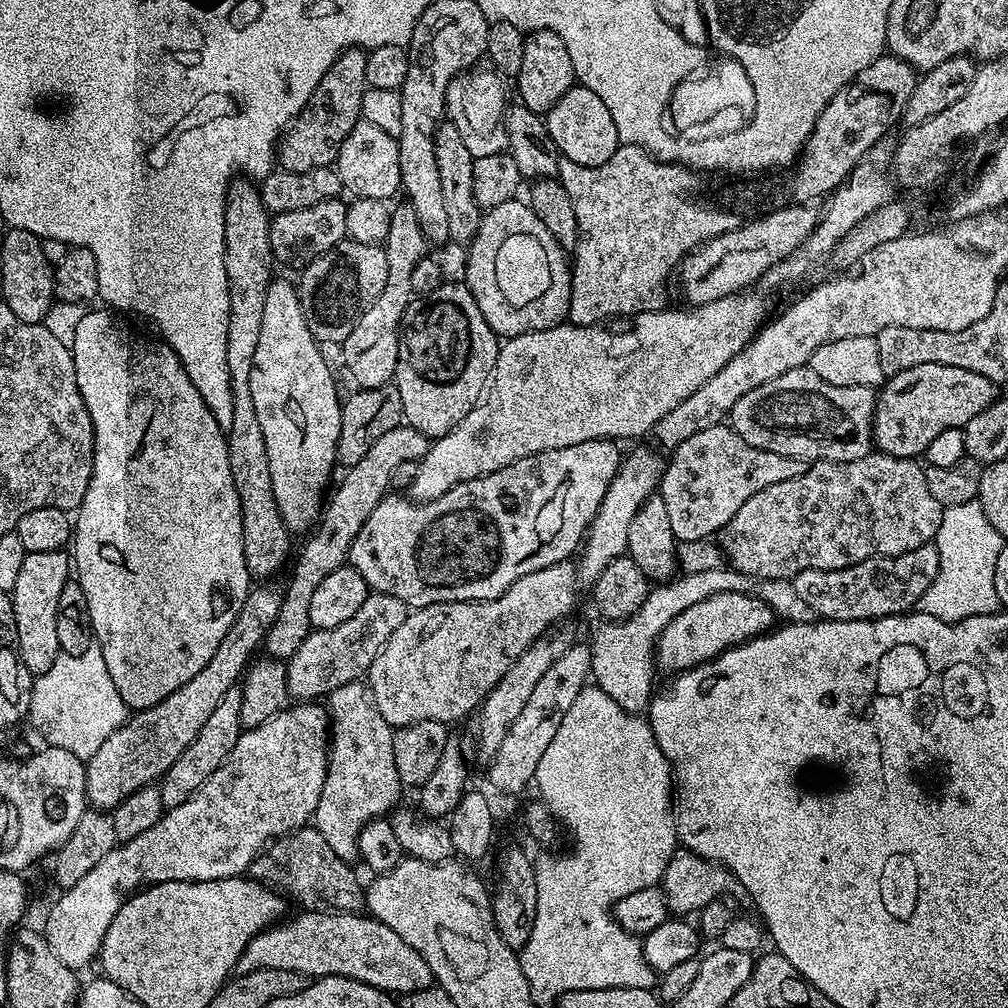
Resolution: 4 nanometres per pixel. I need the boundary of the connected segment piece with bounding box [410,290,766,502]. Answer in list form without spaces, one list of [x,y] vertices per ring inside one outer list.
[[[745,290],[735,296],[718,298],[714,302],[706,302],[689,308],[684,307],[685,309],[669,306],[662,312],[639,312],[634,318],[633,324],[636,325],[626,329],[625,332],[611,332],[608,329],[611,327],[608,326],[587,328],[565,322],[546,330],[534,330],[526,334],[507,337],[500,345],[500,353],[492,371],[492,379],[488,381],[482,403],[475,404],[470,410],[470,414],[466,414],[466,418],[462,418],[462,422],[458,422],[458,426],[454,426],[452,432],[446,433],[445,436],[437,436],[429,443],[428,452],[418,462],[418,478],[414,478],[412,483],[411,499],[417,502],[427,502],[434,498],[442,498],[442,494],[446,494],[446,490],[450,490],[462,482],[489,476],[494,474],[494,470],[502,470],[522,458],[546,450],[554,450],[562,446],[578,446],[578,442],[590,442],[591,440],[625,442],[624,440],[630,439],[631,436],[644,436],[647,432],[649,435],[663,416],[670,414],[670,410],[674,410],[674,406],[678,406],[678,402],[686,402],[686,398],[690,398],[690,394],[694,394],[694,390],[698,390],[698,386],[702,386],[702,382],[710,382],[710,378],[714,378],[736,354],[743,351],[758,335],[766,320],[764,300],[760,296],[751,296],[752,294],[751,291]]]

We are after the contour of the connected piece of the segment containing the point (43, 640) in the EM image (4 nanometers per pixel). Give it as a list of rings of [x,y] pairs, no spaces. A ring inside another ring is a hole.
[[[61,550],[58,552],[27,553],[18,578],[14,581],[10,595],[14,610],[14,626],[16,627],[16,653],[20,655],[20,665],[33,678],[46,674],[46,670],[50,670],[50,665],[54,663],[54,658],[61,653],[58,642],[58,597],[62,595],[62,586],[66,586],[69,578],[70,556],[67,551]]]

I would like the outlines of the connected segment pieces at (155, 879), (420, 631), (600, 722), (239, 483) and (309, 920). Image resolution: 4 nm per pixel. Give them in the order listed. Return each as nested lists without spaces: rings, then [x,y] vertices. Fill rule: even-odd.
[[[296,702],[278,713],[262,726],[241,731],[234,750],[208,776],[208,780],[182,806],[167,809],[150,830],[117,843],[74,886],[63,889],[60,897],[48,912],[48,921],[42,927],[44,939],[50,942],[50,950],[74,970],[81,970],[95,961],[100,954],[100,944],[106,938],[114,914],[124,905],[125,894],[133,893],[141,885],[161,884],[167,880],[228,880],[231,876],[243,877],[256,857],[272,841],[289,832],[305,827],[315,817],[318,798],[322,794],[322,782],[328,769],[328,745],[330,743],[330,721],[327,711],[316,702]]]
[[[571,559],[546,566],[534,574],[518,578],[498,598],[467,600],[457,604],[431,604],[409,611],[408,617],[390,634],[390,642],[374,658],[366,673],[366,687],[382,718],[394,730],[418,722],[433,720],[451,725],[464,715],[475,713],[488,697],[488,691],[510,670],[513,660],[549,630],[555,629],[576,604],[578,568]]]
[[[586,686],[574,698],[574,706],[566,710],[566,718],[562,718],[562,726],[554,733],[550,746],[546,746],[546,754],[538,762],[538,770],[534,777],[534,788],[540,791],[539,799],[556,817],[557,821],[572,835],[572,854],[560,856],[544,856],[535,861],[535,886],[537,887],[537,909],[535,910],[534,927],[530,932],[530,942],[519,951],[520,965],[526,975],[527,984],[530,986],[532,1000],[538,1006],[553,1005],[565,994],[574,990],[598,989],[653,989],[656,984],[656,973],[646,962],[643,941],[637,936],[625,931],[616,923],[613,908],[620,899],[634,894],[642,889],[659,885],[664,877],[666,866],[670,858],[677,851],[679,836],[676,828],[674,811],[674,773],[666,754],[658,746],[652,733],[652,727],[643,715],[632,715],[618,706],[609,694],[604,693],[597,686]]]
[[[236,178],[233,179],[232,183],[228,186],[228,196],[224,200],[224,265],[226,266],[226,286],[230,290],[230,327],[226,330],[226,370],[230,370],[230,394],[234,398],[234,419],[230,425],[230,430],[226,433],[228,438],[228,453],[230,454],[230,474],[234,474],[234,490],[236,491],[236,497],[240,503],[240,509],[242,510],[242,550],[246,554],[246,566],[248,567],[249,577],[256,578],[256,576],[272,576],[275,572],[280,572],[290,560],[290,552],[288,556],[288,539],[290,539],[290,533],[286,525],[282,522],[282,514],[278,510],[278,502],[274,498],[274,482],[270,482],[270,458],[266,458],[266,438],[262,438],[262,426],[258,422],[258,413],[254,411],[254,397],[250,394],[250,369],[254,367],[254,349],[258,346],[258,338],[262,331],[262,313],[266,310],[266,290],[268,289],[269,284],[272,283],[274,279],[274,273],[272,273],[272,264],[274,265],[274,257],[272,254],[272,247],[270,246],[270,213],[267,208],[264,207],[262,198],[260,197],[260,189],[251,179],[248,178]]]
[[[301,911],[293,920],[285,919],[264,928],[242,950],[235,971],[250,974],[259,968],[294,970],[305,978],[345,976],[374,986],[380,992],[405,994],[433,987],[430,966],[414,946],[402,942],[390,926],[368,914]],[[285,923],[285,924],[284,924]]]

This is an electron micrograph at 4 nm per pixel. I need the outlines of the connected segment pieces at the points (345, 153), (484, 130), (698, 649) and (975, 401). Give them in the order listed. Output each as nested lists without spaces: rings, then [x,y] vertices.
[[[359,120],[354,130],[350,130],[350,134],[346,134],[346,138],[340,143],[340,153],[336,156],[334,167],[341,189],[345,193],[352,192],[353,197],[391,201],[392,195],[401,191],[399,153],[400,142],[397,137],[384,133],[371,122]]]
[[[476,66],[455,76],[446,90],[447,119],[458,126],[458,134],[462,134],[462,142],[473,158],[486,158],[486,154],[498,154],[508,147],[504,114],[510,99],[504,83],[506,80],[501,73],[488,66]]]
[[[723,592],[712,595],[678,614],[661,632],[655,645],[655,665],[661,673],[688,671],[699,664],[708,663],[730,648],[771,631],[775,622],[776,615],[769,604],[749,593]]]
[[[923,364],[910,366],[910,370],[902,370],[898,374],[887,377],[879,389],[876,398],[876,413],[872,419],[872,439],[875,447],[886,456],[898,458],[920,458],[924,451],[942,434],[942,430],[963,428],[974,414],[982,414],[986,406],[998,399],[997,381],[986,378],[982,374],[974,373],[970,369],[959,369],[956,366],[942,366]]]

